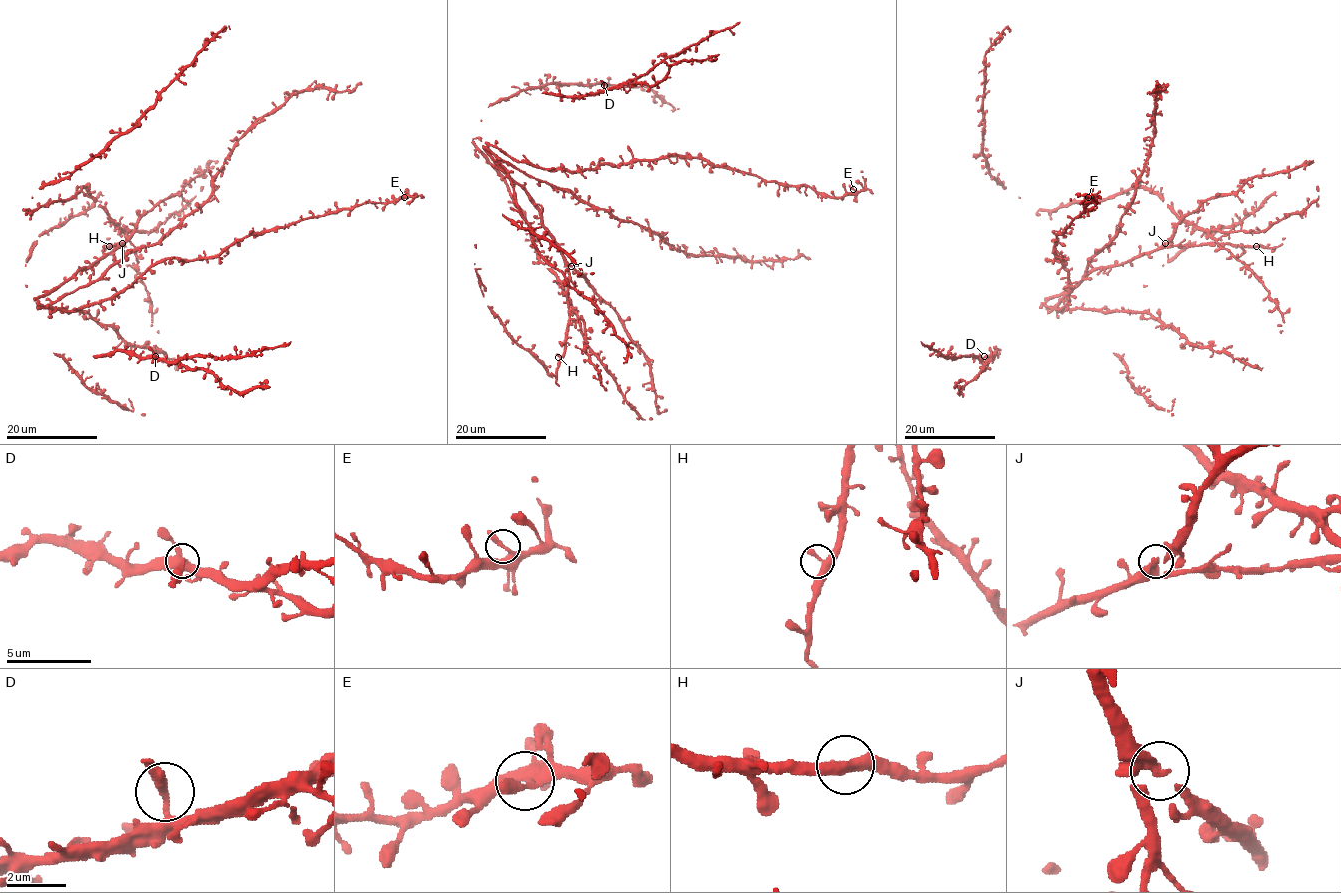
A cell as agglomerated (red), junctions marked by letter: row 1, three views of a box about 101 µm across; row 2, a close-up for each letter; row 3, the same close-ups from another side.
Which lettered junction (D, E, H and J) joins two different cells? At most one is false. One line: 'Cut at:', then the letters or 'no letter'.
Cut at: no letter

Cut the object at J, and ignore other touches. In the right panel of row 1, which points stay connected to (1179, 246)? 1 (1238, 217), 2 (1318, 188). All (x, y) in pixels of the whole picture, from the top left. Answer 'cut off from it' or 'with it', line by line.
1: with it
2: with it

